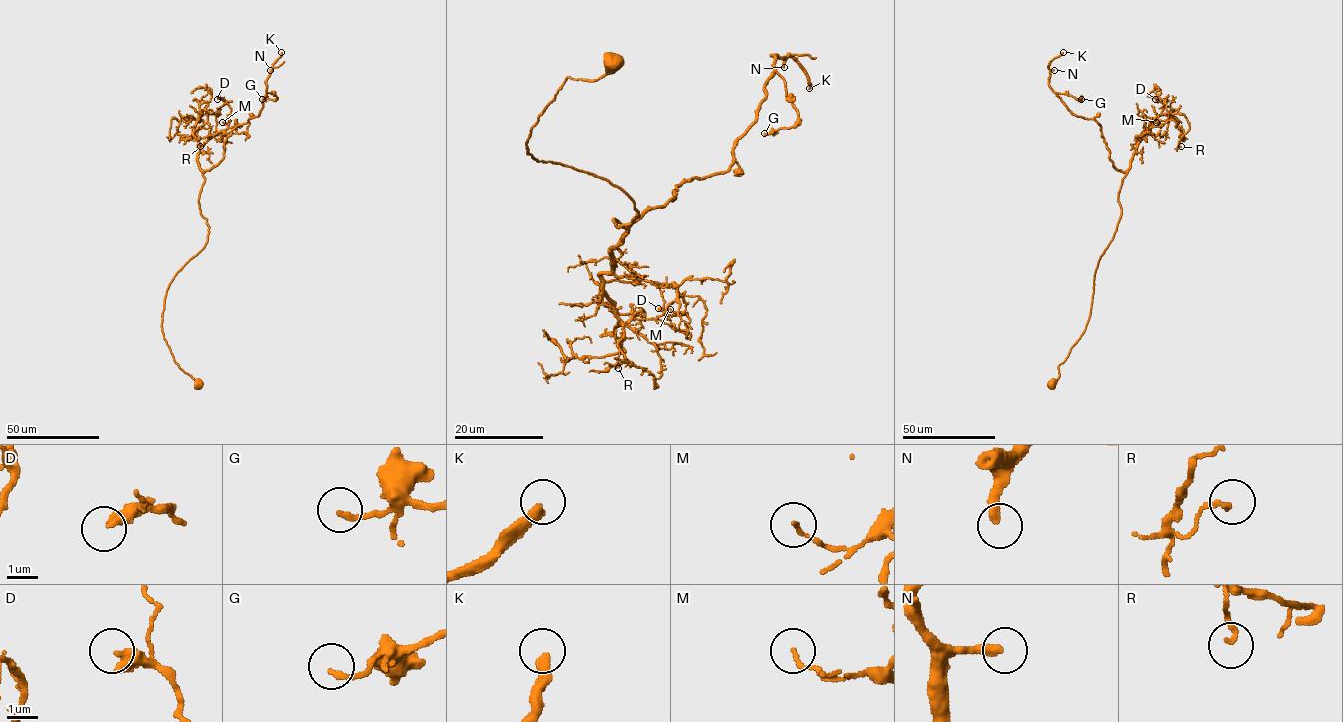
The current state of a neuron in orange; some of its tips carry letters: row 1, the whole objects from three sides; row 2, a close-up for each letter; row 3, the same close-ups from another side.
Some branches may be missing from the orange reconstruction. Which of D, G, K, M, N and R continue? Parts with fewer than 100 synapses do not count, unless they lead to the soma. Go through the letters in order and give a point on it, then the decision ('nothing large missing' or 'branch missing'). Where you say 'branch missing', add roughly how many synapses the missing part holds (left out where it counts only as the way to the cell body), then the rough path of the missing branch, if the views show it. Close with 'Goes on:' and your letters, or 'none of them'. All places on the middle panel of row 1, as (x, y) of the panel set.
D: at (658, 308); nothing large missing
G: at (764, 133); nothing large missing
K: at (809, 88); branch missing; about 120 synapses; missing branch runs (809, 88), (821, 115), (815, 136), (819, 180), (812, 179), (816, 170), (802, 163), (778, 164), (766, 149)
M: at (670, 309); nothing large missing
N: at (784, 67); branch missing; about 110 synapses; missing branch runs (784, 67), (800, 97), (814, 109), (815, 134), (822, 153), (829, 160), (829, 174), (826, 177)
R: at (618, 368); nothing large missing
Goes on: K, N

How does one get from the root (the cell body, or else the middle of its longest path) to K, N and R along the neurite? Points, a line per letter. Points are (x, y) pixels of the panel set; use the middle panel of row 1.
K: (612, 62), (567, 77), (526, 147), (618, 186), (622, 239), (729, 168), (773, 55), (809, 88)
N: (612, 62), (567, 77), (526, 147), (618, 186), (622, 239), (729, 168), (784, 67)
R: (612, 62), (567, 77), (526, 147), (635, 203), (601, 287), (661, 374), (618, 368)

